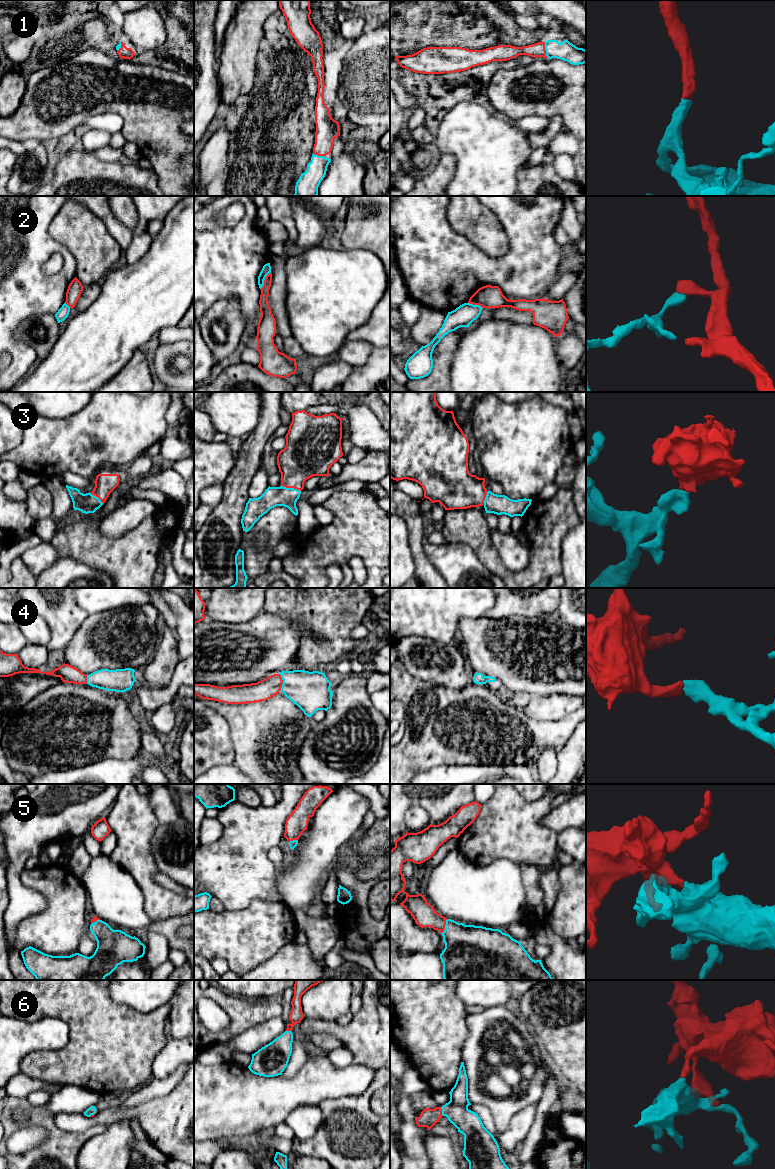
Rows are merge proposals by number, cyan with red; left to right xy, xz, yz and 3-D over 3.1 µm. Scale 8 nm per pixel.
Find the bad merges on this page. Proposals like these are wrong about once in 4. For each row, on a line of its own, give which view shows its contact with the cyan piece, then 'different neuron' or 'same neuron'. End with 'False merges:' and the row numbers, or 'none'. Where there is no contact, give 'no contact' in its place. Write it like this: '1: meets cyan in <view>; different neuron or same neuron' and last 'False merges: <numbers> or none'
1: meets cyan in yz; same neuron
2: meets cyan in xz; different neuron
3: meets cyan in xz; same neuron
4: meets cyan in xz; same neuron
5: meets cyan in yz; same neuron
6: meets cyan in yz; same neuron
False merges: 2

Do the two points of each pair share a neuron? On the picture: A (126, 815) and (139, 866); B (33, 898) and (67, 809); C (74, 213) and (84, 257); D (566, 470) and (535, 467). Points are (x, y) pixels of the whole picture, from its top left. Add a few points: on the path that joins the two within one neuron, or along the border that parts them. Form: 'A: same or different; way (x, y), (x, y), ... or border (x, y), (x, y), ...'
A: same; way (134, 828), (134, 853)
B: same; way (15, 878), (17, 857), (44, 830)
C: same; way (75, 224), (84, 235), (84, 246)
D: different; border (563, 464), (558, 470), (554, 481)

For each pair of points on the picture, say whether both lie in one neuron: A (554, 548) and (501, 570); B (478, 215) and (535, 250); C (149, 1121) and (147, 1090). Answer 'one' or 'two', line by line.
A: one
B: two
C: two

